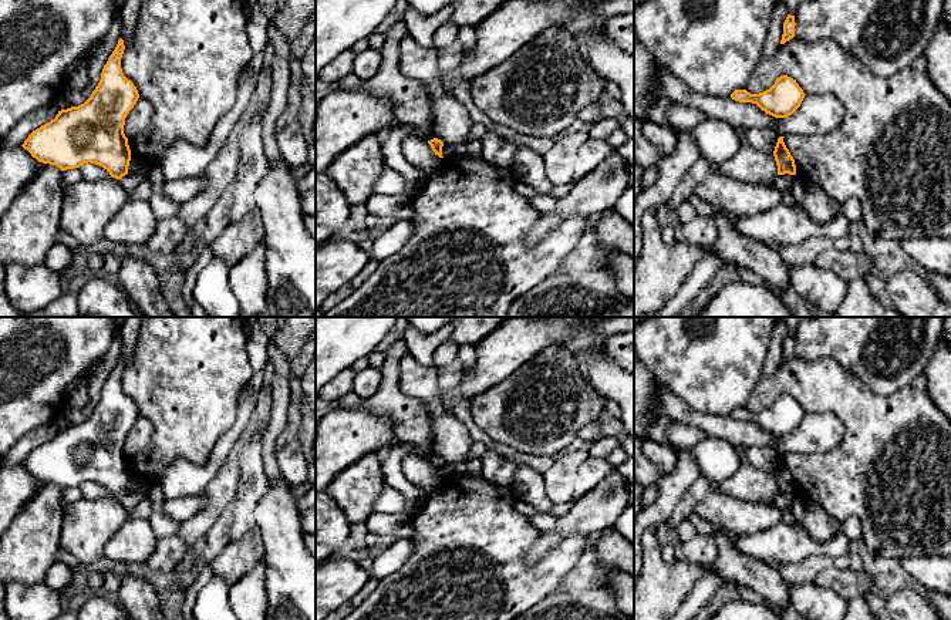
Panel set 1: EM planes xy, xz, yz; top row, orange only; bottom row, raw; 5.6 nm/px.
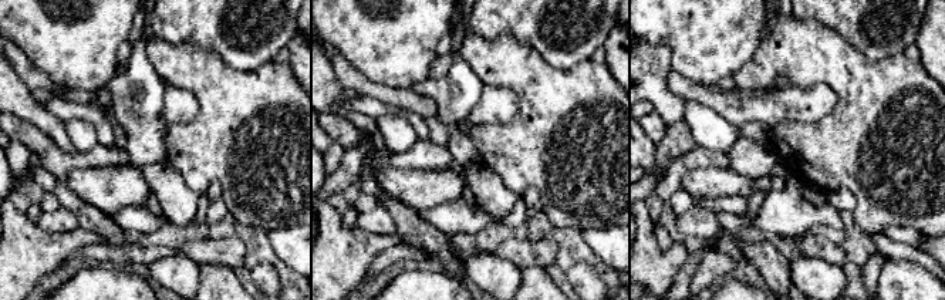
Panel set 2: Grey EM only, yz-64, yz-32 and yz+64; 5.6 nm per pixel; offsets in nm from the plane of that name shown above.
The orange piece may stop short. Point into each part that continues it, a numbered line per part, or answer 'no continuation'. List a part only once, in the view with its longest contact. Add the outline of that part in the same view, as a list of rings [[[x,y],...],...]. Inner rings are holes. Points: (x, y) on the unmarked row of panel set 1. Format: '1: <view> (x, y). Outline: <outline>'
no continuation

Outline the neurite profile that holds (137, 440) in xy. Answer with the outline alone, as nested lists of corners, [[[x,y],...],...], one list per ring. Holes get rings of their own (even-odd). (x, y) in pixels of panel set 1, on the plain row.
[[[139,415],[136,422],[125,437],[125,444],[124,444],[125,455],[131,456],[142,452],[149,445],[149,441],[152,438],[152,431],[154,427],[151,421]]]

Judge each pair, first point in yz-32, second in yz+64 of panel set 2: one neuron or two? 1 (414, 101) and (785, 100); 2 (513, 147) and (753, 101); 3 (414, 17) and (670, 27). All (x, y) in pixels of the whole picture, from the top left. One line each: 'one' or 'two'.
1: one
2: two
3: one

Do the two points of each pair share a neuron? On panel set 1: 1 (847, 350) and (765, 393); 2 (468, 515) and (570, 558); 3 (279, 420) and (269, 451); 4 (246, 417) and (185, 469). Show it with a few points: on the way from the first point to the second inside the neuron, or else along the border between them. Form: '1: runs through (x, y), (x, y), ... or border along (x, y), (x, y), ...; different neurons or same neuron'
1: border along (799, 357), (806, 360), (833, 359), (859, 378); different neurons
2: runs through (493, 541), (523, 570), (545, 570); same neuron
3: runs through (275, 427), (269, 444); same neuron
4: runs through (232, 435), (223, 444), (218, 458), (203, 469); same neuron

